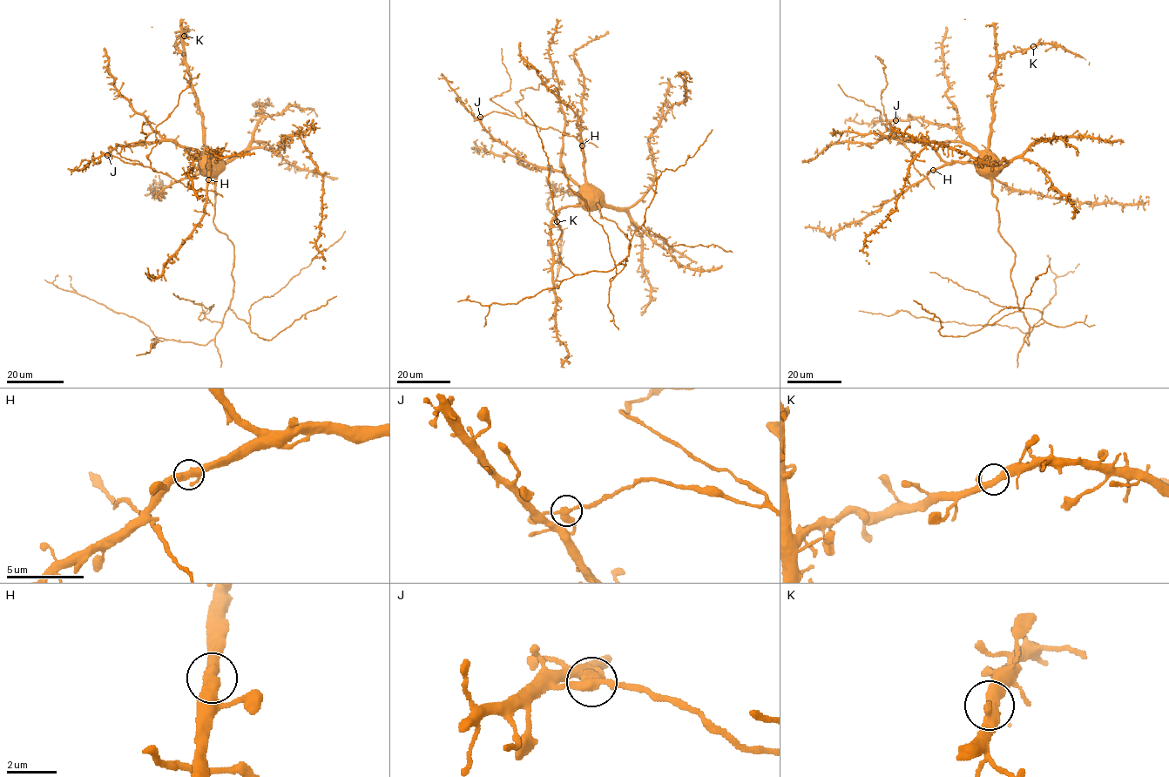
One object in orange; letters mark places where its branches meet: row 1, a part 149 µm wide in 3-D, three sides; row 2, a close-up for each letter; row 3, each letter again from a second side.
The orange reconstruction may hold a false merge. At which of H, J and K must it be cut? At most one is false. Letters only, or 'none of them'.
J

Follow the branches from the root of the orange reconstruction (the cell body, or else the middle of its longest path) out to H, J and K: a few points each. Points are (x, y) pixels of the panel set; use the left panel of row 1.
H: (206, 158), (208, 180)
J: (206, 158), (171, 141), (119, 145), (107, 154)
K: (206, 158), (209, 151), (205, 143), (199, 100), (185, 57), (175, 46), (184, 36)

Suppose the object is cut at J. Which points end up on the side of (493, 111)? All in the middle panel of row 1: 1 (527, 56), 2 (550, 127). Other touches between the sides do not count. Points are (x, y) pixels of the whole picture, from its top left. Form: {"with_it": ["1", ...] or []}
{"with_it": ["2"]}

